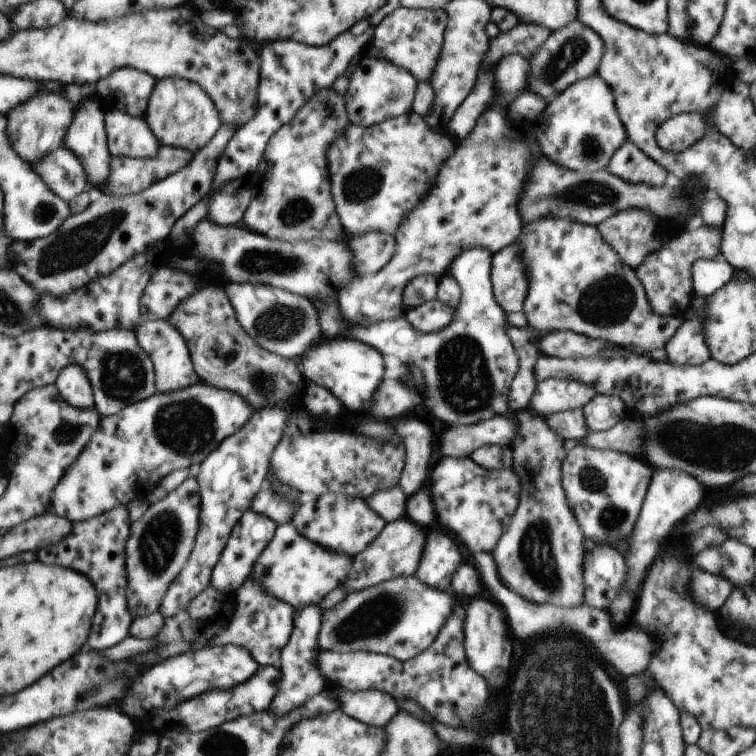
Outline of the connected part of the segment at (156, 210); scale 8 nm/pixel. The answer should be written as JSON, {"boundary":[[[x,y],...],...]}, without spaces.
{"boundary":[[[236,123],[223,124],[212,141],[198,154],[193,154],[192,161],[185,168],[142,192],[121,196],[88,188],[92,198],[87,210],[66,218],[49,236],[32,241],[13,240],[8,248],[11,271],[26,280],[36,292],[49,293],[52,297],[69,294],[101,275],[110,275],[130,256],[144,253],[150,244],[164,240],[174,222],[210,192],[219,159],[238,130]]]}

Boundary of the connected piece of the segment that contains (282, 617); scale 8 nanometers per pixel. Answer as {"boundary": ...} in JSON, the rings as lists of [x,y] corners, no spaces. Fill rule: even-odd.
{"boundary":[[[250,576],[244,585],[233,595],[235,614],[229,625],[215,635],[207,647],[237,645],[248,650],[258,665],[271,665],[280,669],[282,648],[287,646],[294,631],[295,610],[290,604],[285,604],[268,594],[265,594],[259,583]]]}

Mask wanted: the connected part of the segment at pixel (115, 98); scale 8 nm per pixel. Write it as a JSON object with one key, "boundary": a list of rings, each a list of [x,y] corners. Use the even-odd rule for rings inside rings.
{"boundary":[[[134,68],[113,71],[98,84],[99,98],[106,98],[112,108],[132,117],[145,117],[148,102],[156,87],[156,78]]]}

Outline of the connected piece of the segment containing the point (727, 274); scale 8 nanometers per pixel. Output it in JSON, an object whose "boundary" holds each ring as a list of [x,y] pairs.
{"boundary":[[[718,254],[712,260],[700,258],[693,263],[692,280],[694,280],[694,294],[700,298],[708,298],[712,292],[722,288],[734,276],[734,268]]]}

